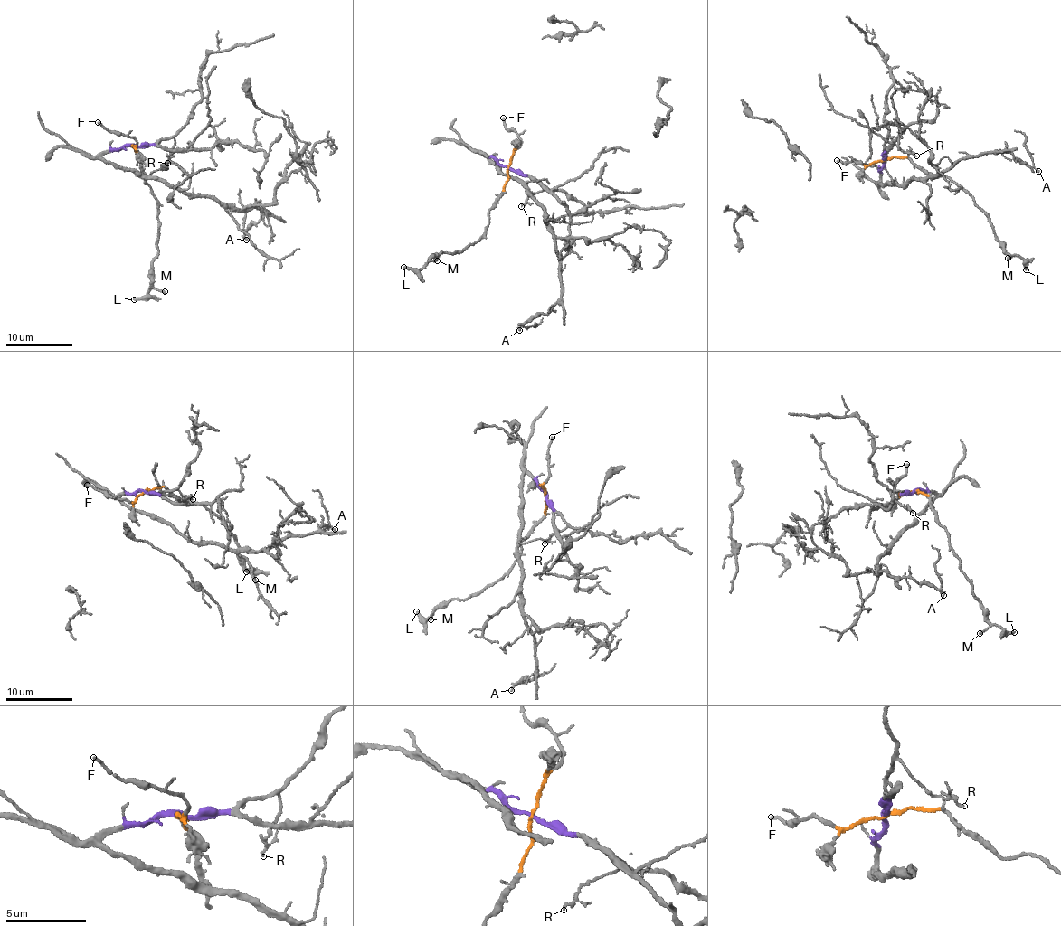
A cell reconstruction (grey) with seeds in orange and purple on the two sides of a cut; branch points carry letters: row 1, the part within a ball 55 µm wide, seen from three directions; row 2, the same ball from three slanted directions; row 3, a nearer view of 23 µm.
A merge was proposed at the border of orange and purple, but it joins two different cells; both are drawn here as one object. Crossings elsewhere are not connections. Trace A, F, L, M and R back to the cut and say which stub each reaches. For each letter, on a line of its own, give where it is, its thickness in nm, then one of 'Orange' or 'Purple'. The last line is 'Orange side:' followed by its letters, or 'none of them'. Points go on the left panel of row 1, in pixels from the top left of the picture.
A: Place: (246, 240). Thickness 190 nm. Purple
F: Place: (98, 122). Thickness 180 nm. Orange
L: Place: (134, 299). Thickness 280 nm. Orange
M: Place: (165, 291). Thickness 180 nm. Orange
R: Place: (167, 163). Thickness 110 nm. Purple
Orange side: F, L, M

